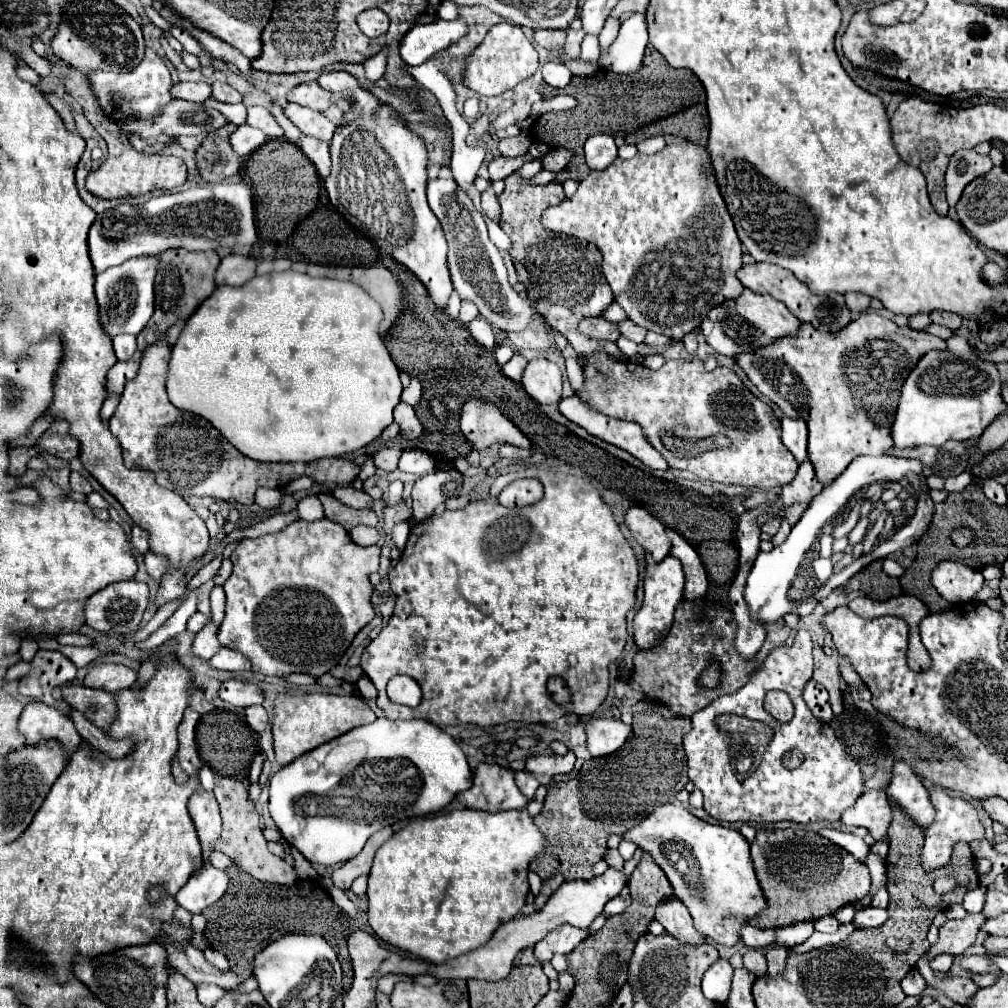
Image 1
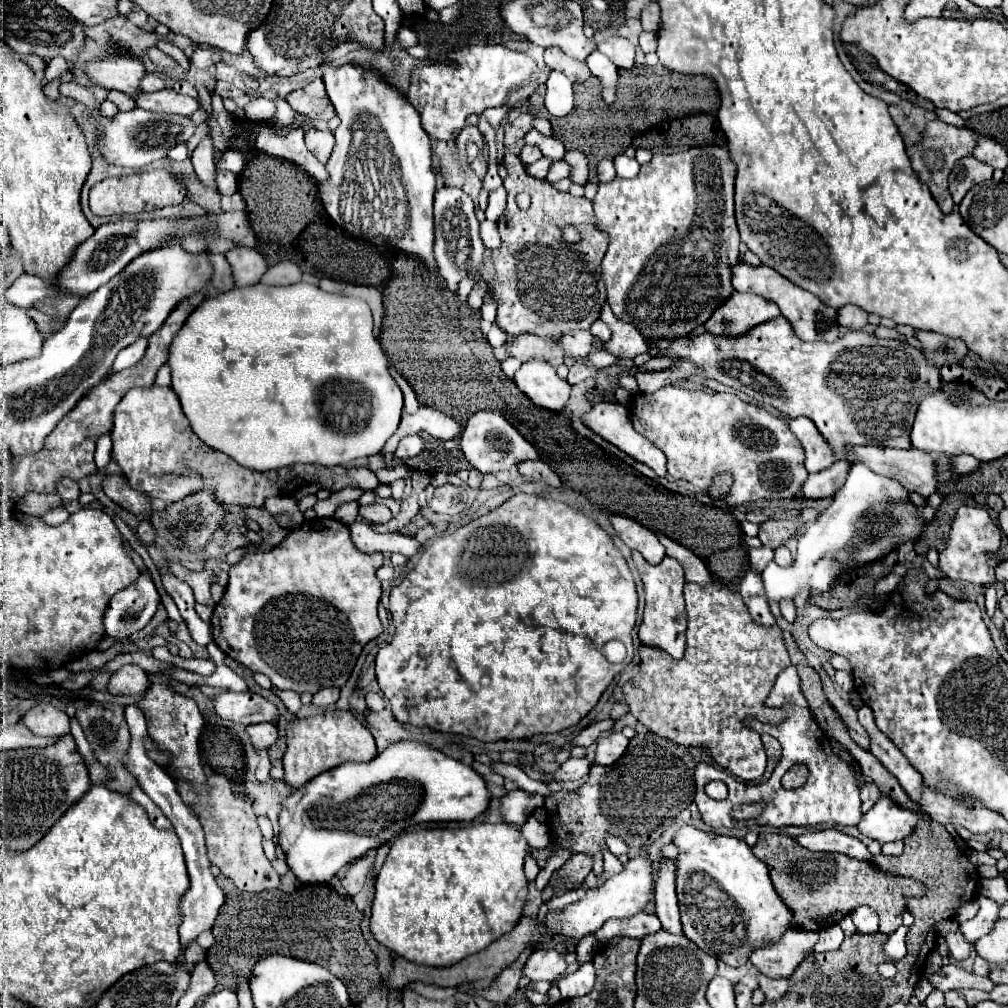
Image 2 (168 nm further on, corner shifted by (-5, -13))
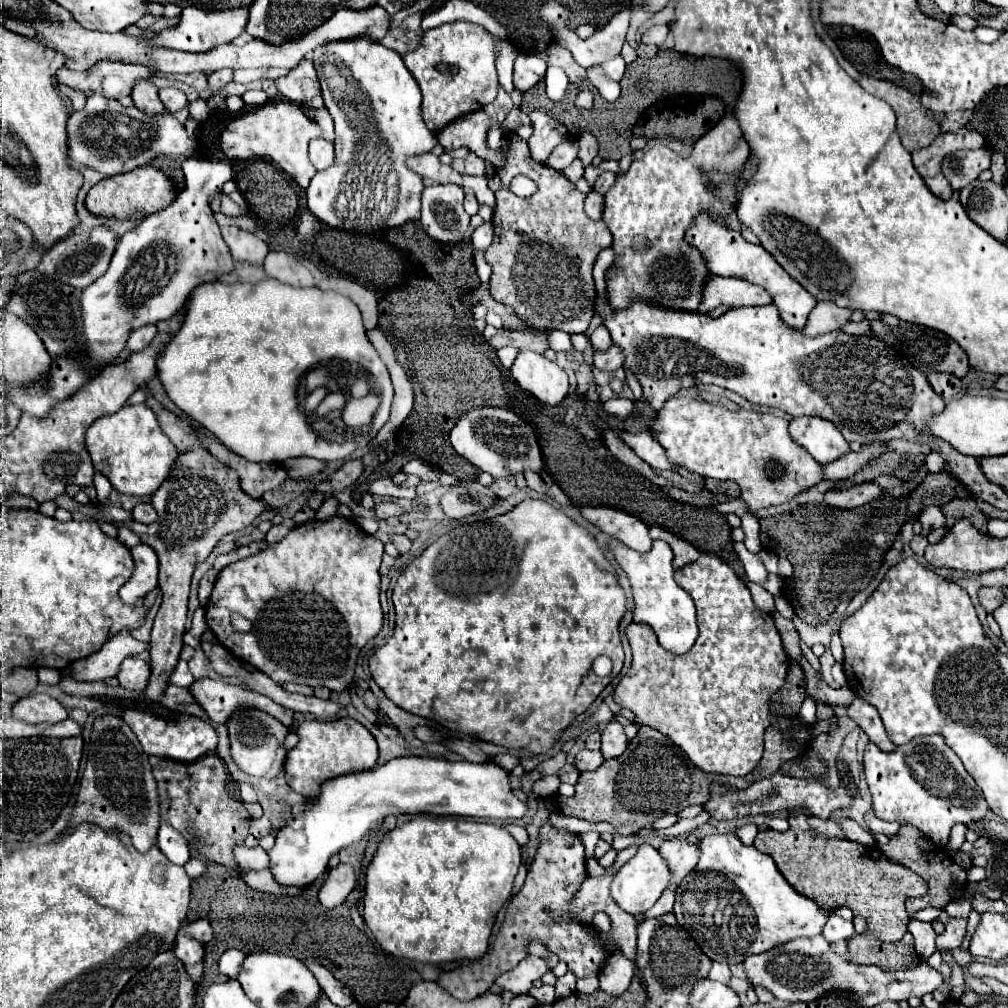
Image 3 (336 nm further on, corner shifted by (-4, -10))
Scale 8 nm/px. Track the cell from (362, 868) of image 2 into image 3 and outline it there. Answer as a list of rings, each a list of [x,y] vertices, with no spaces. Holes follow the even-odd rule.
[[[339,863],[335,869],[329,871],[329,877],[319,891],[321,905],[327,909],[341,905],[347,899],[347,895],[353,891],[355,881],[357,881],[355,867],[351,863]]]

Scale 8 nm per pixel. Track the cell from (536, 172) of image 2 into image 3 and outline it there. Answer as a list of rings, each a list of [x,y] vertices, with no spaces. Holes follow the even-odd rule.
[[[567,139],[565,143],[561,143],[559,147],[553,149],[549,159],[545,161],[545,167],[561,171],[563,167],[567,167],[571,161],[577,159],[577,151],[579,151],[579,143],[573,141],[573,139]]]

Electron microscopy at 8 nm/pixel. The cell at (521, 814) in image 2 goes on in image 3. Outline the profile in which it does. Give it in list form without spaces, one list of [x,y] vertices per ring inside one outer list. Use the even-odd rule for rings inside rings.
[[[551,775],[551,777],[541,777],[533,783],[531,791],[535,797],[549,797],[549,795],[555,795],[557,793],[557,787],[559,787],[559,777]]]

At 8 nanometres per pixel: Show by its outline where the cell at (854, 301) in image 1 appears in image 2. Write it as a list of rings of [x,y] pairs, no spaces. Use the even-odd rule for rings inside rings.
[[[842,306],[838,308],[838,324],[850,330],[860,330],[868,324],[868,314],[858,306]]]

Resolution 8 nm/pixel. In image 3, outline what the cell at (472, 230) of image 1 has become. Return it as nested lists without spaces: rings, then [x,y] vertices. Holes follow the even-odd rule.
[[[429,185],[421,201],[421,225],[433,241],[445,245],[467,241],[469,215],[463,209],[463,189],[459,185]]]

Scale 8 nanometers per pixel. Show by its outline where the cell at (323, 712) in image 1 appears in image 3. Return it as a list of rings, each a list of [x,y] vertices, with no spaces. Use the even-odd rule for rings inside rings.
[[[343,717],[335,721],[305,721],[297,727],[299,743],[287,753],[285,779],[293,791],[313,799],[321,781],[357,769],[373,769],[377,765],[377,743],[373,735],[357,721]]]

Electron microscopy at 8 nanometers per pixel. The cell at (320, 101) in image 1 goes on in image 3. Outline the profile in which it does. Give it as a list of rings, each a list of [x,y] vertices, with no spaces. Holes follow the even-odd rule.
[[[301,61],[297,69],[291,69],[289,75],[279,77],[275,83],[277,83],[279,93],[287,97],[291,103],[305,105],[311,109],[325,109],[317,73],[311,61]]]

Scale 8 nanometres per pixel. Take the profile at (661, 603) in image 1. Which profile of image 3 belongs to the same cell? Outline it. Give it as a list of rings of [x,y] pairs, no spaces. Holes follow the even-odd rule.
[[[613,539],[611,541],[615,559],[627,573],[633,589],[633,599],[635,599],[635,611],[633,611],[633,621],[649,625],[661,647],[671,651],[673,655],[685,655],[695,639],[697,639],[697,619],[695,619],[695,605],[693,599],[683,591],[683,587],[675,581],[673,573],[673,551],[669,545],[663,541],[655,541],[653,549],[649,553],[637,553],[623,545],[621,541]]]

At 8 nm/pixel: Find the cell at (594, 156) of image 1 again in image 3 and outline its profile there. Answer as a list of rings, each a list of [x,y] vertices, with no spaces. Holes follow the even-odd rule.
[[[605,171],[605,173],[601,173],[599,177],[597,177],[597,181],[595,181],[595,185],[593,185],[593,189],[597,191],[597,193],[605,193],[611,185],[613,185],[613,181],[615,181],[615,173],[611,173],[611,171]]]

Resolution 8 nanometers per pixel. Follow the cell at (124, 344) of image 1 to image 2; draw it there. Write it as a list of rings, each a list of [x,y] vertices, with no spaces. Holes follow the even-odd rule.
[[[148,338],[136,340],[134,344],[130,344],[126,350],[122,350],[122,352],[116,356],[116,362],[114,362],[112,370],[118,372],[118,370],[124,370],[124,368],[130,368],[130,366],[138,364],[140,358],[144,356],[146,348],[148,348]]]

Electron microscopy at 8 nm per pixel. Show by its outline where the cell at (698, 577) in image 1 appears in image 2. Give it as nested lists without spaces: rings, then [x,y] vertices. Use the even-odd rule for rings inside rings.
[[[660,536],[660,542],[666,548],[666,554],[676,558],[682,564],[688,582],[696,582],[696,584],[702,584],[702,586],[710,582],[712,576],[710,576],[710,572],[708,572],[708,568],[704,564],[704,560],[700,560],[694,552],[690,552],[682,544],[678,544],[678,542],[674,542],[674,540],[666,538],[666,536]]]

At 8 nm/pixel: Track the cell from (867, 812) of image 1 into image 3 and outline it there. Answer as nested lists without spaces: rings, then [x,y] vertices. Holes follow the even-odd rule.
[[[937,735],[917,737],[891,753],[869,743],[865,747],[863,767],[873,795],[875,815],[883,821],[913,825],[939,847],[947,845],[949,831],[955,823],[969,825],[989,813],[989,805],[977,783],[963,769],[961,759]]]

